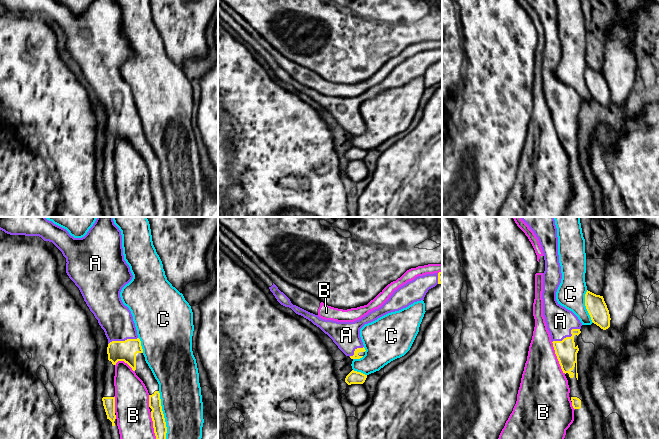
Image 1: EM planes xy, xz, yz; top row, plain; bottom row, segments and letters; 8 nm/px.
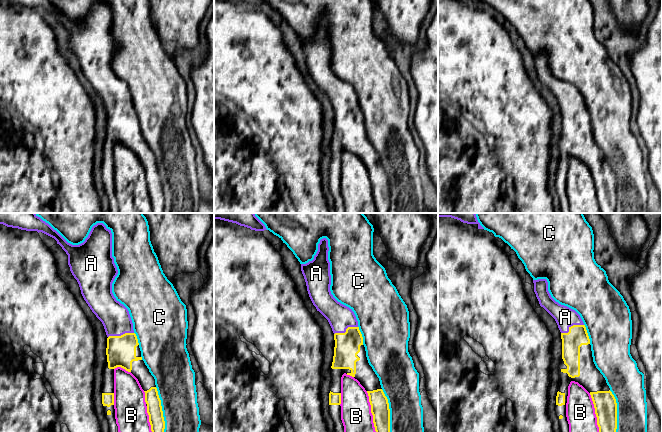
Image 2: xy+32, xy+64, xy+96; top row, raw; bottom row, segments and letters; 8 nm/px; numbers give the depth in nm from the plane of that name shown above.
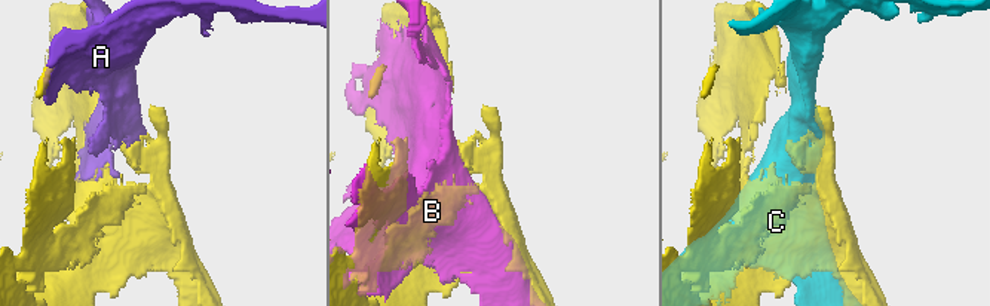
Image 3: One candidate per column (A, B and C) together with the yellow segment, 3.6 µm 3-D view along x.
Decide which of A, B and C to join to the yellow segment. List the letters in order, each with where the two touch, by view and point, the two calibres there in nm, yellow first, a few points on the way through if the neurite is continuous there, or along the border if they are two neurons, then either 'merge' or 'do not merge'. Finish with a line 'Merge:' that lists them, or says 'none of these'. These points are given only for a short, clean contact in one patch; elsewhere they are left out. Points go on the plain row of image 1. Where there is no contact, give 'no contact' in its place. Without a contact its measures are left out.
A: contact yz (568, 113); calibres 170 and 220 nm; merge
B: contact yz (557, 134); calibres 170 and 380 nm; do not merge
C: contact xy (163, 192); calibres 110 and 340 nm; do not merge
Merge: A

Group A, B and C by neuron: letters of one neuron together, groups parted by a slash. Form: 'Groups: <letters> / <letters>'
Groups: A / B / C

